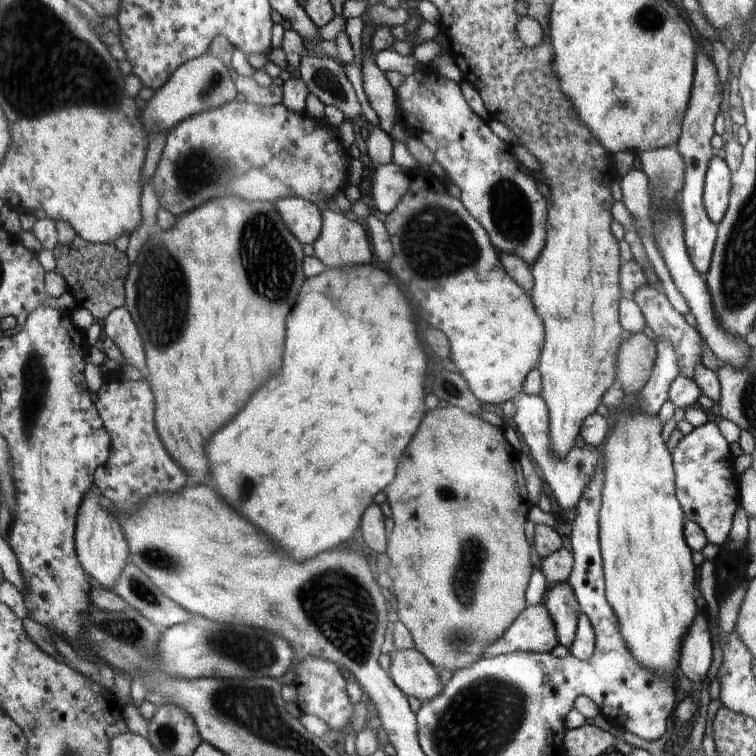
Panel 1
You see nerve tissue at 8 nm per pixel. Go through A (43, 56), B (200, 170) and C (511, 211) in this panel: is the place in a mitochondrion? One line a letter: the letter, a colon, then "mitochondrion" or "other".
A: mitochondrion
B: mitochondrion
C: mitochondrion

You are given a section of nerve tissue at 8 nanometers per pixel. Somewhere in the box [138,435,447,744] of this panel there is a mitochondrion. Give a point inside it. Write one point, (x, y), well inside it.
(336, 601)

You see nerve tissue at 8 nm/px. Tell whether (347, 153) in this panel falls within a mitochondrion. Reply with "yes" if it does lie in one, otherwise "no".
no

